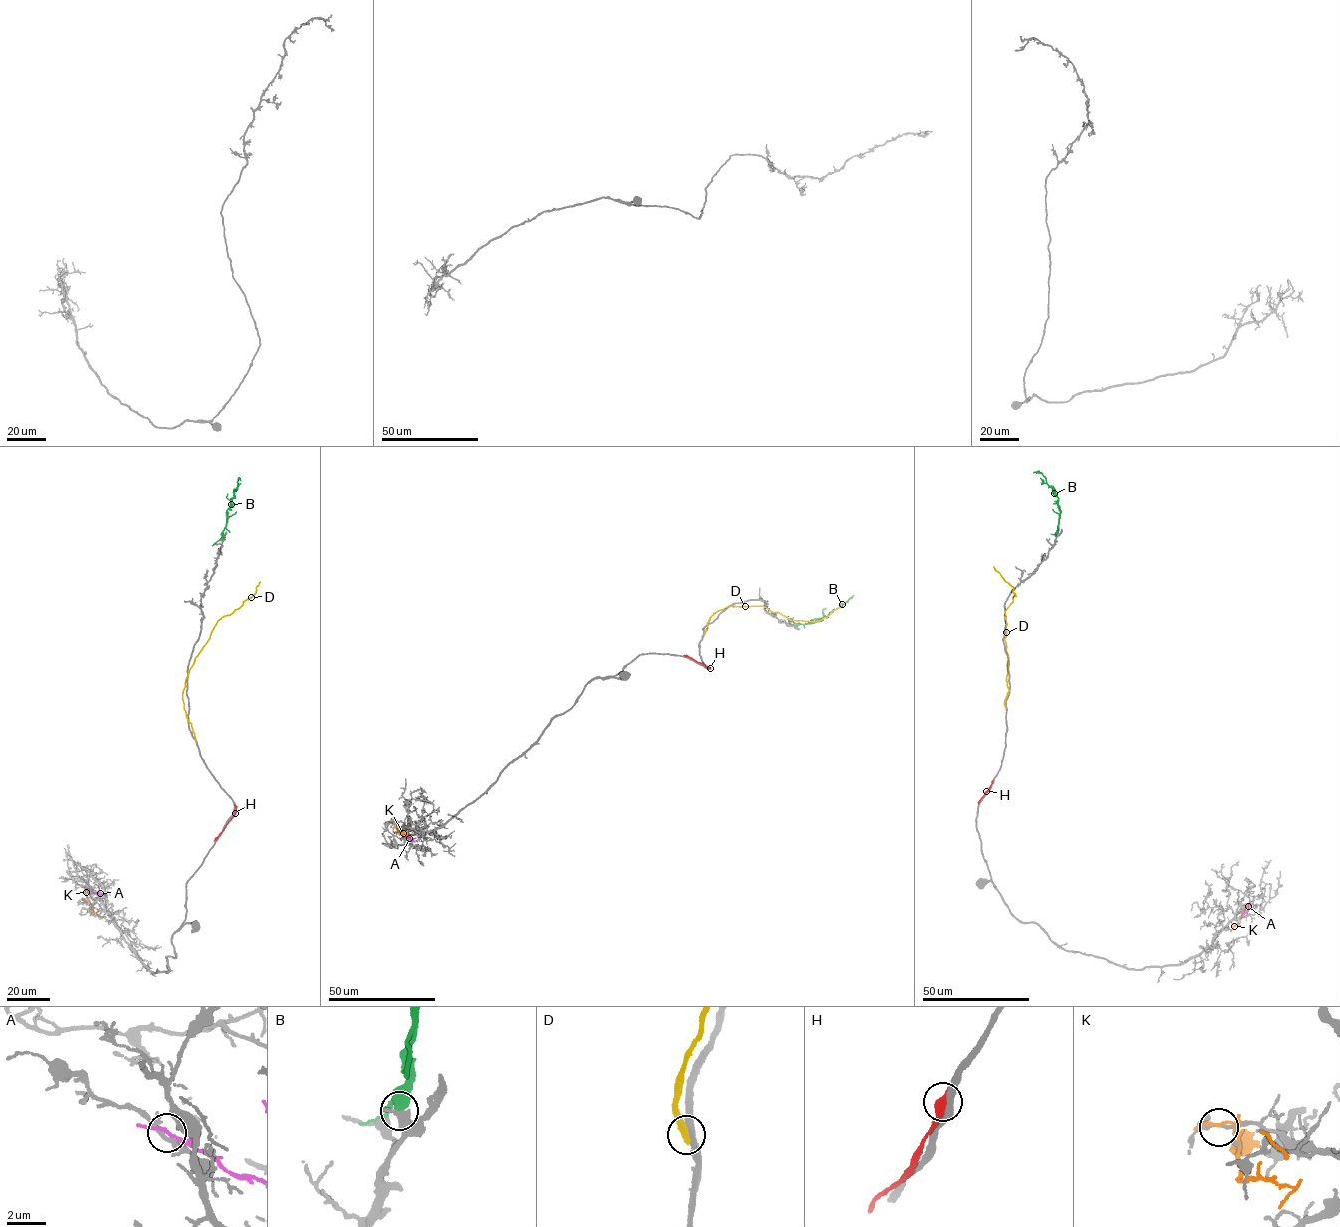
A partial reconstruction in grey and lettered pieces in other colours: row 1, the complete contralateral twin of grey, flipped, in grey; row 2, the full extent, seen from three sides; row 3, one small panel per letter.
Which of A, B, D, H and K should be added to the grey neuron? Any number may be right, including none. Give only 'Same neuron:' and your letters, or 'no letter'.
Same neuron: no letter

